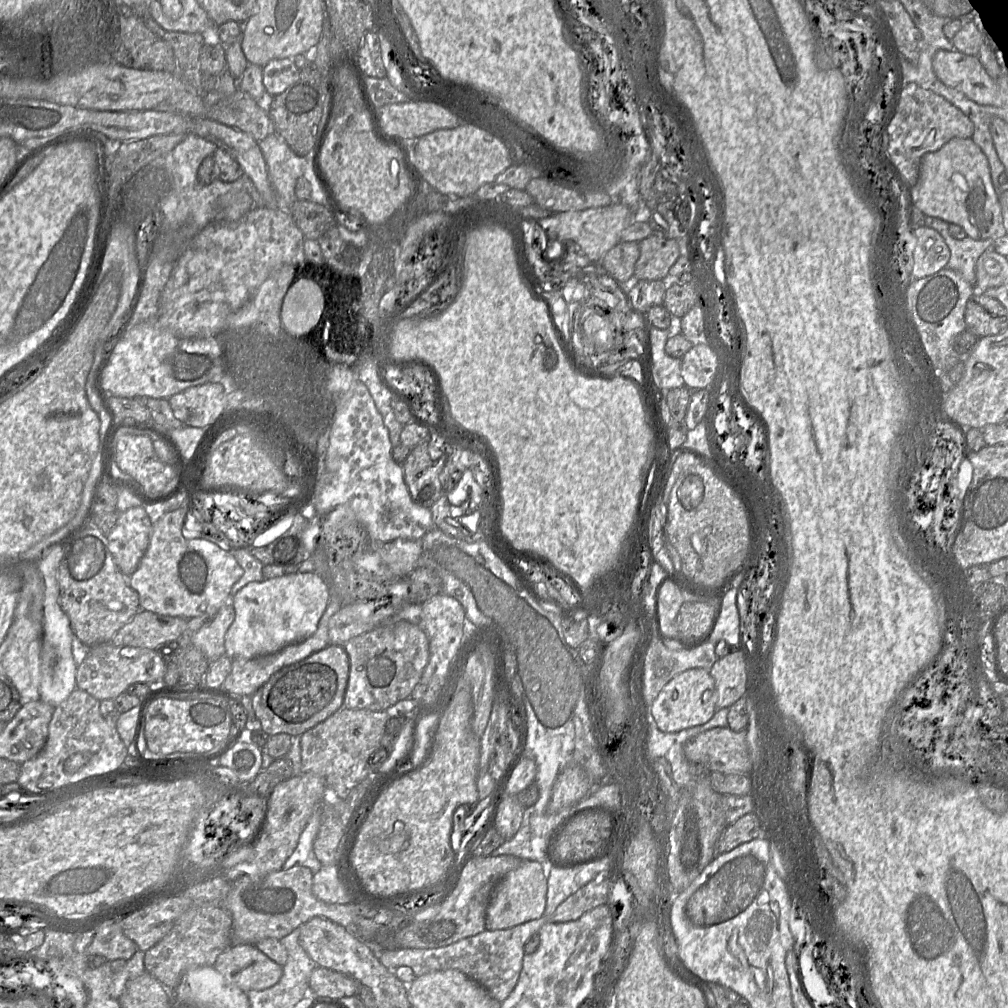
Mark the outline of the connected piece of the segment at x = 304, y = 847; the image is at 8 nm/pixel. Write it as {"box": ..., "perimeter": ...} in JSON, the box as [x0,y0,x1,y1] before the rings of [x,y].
{"box":[282,806,322,874],"perimeter":[[[321,806],[312,814],[304,830],[302,831],[298,844],[293,853],[286,859],[282,870],[288,870],[293,866],[304,866],[309,868],[313,874],[322,867],[313,851],[313,843],[317,837],[321,825]]]}

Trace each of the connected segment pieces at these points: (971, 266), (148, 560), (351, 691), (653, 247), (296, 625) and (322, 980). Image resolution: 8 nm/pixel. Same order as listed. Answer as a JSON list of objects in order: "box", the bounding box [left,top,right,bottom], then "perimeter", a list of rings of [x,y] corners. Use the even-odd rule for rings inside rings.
[{"box":[925,215,995,284],"perimeter":[[[925,215],[925,225],[936,230],[950,250],[947,266],[961,273],[971,284],[976,282],[976,263],[980,255],[992,248],[995,240],[990,237],[973,239],[962,227],[941,218]]]},{"box":[129,507,244,619],"perimeter":[[[188,507],[164,513],[156,519],[149,546],[129,585],[138,593],[140,607],[160,615],[191,619],[216,615],[230,600],[232,586],[244,570],[230,551],[205,539],[185,539],[182,528]]]},{"box":[343,621,429,711],"perimeter":[[[409,621],[380,625],[343,645],[349,657],[349,677],[343,707],[386,711],[411,696],[429,660],[429,641],[424,630]]]},{"box":[634,234,680,280],"perimeter":[[[651,234],[639,242],[634,280],[668,280],[669,270],[680,256],[679,242]]]},{"box":[225,572,330,659],"perimeter":[[[315,572],[248,583],[232,597],[235,618],[225,634],[225,655],[231,659],[252,659],[306,640],[316,632],[329,600],[330,589]]]},{"box":[309,965,358,998],"perimeter":[[[319,965],[310,974],[309,987],[316,998],[343,998],[358,994],[358,983],[352,977]]]}]

